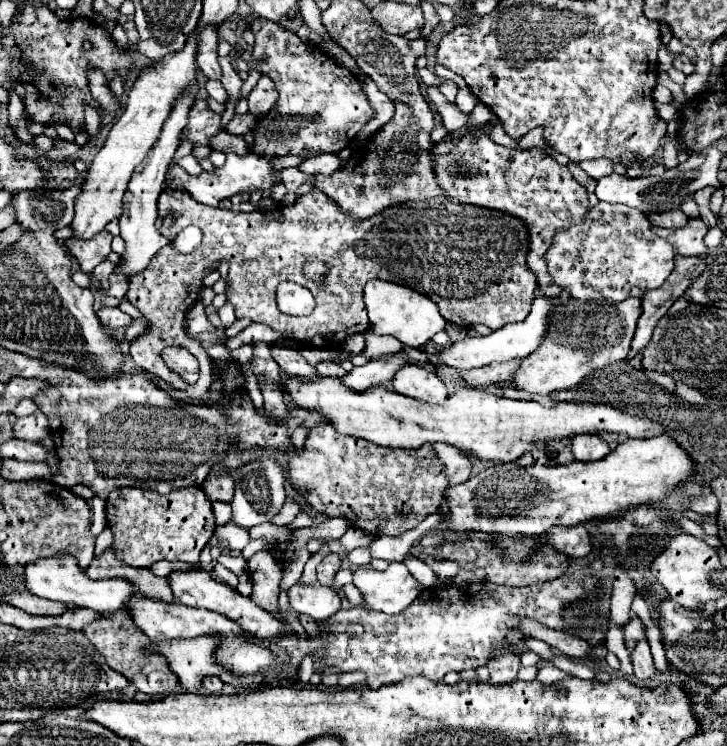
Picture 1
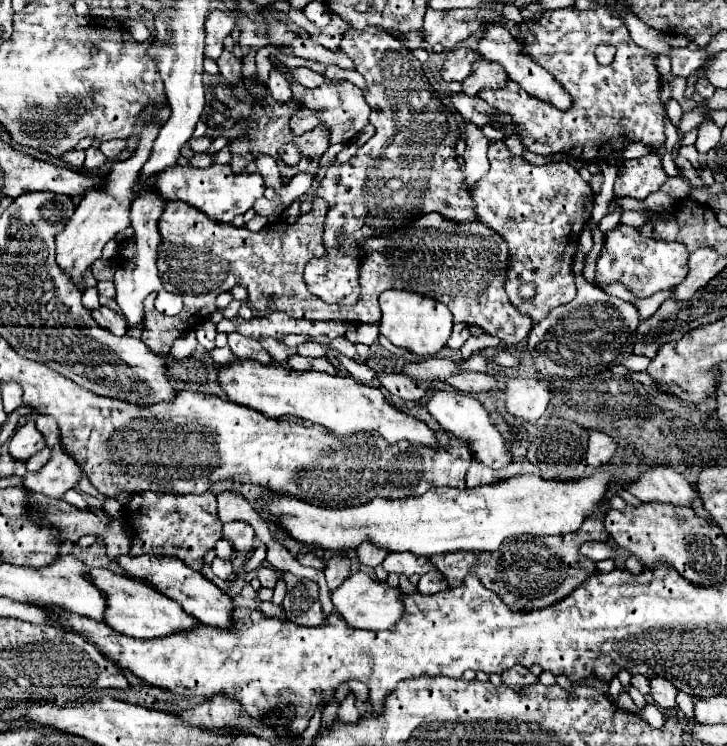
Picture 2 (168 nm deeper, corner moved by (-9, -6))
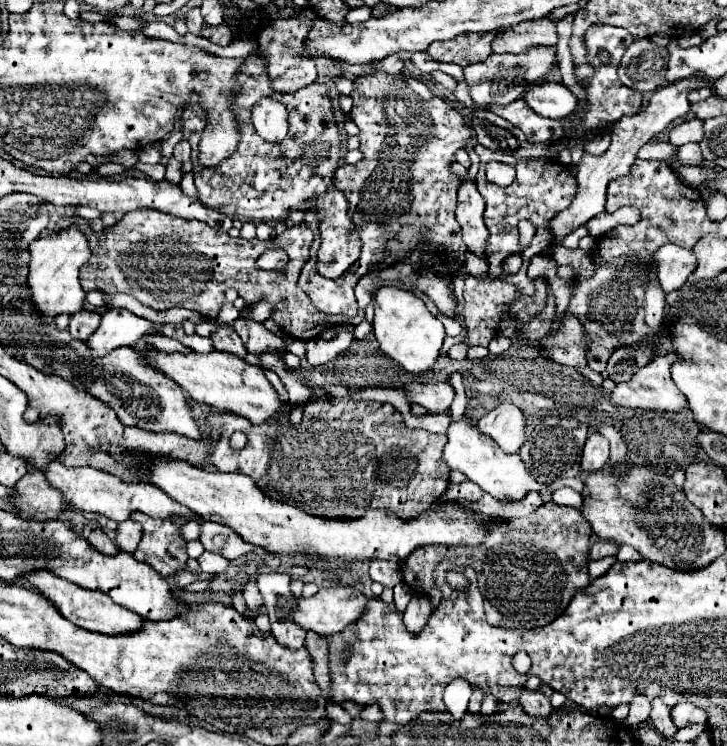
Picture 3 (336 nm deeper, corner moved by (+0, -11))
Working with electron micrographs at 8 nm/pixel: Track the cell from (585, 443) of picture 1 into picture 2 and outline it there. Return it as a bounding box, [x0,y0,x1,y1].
[586,432,616,468]

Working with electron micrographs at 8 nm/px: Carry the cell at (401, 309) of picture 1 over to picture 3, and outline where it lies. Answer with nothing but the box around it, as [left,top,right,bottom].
[373,287,445,373]

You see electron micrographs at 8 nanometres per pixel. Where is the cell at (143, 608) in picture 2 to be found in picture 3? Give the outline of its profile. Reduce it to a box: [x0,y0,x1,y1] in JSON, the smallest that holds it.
[25,571,145,635]

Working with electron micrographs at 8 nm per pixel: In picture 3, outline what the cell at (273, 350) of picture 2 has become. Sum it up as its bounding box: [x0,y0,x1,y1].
[233,317,285,355]

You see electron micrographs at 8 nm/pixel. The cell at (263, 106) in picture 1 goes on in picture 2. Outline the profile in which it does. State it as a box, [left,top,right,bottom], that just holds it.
[268,72,292,102]

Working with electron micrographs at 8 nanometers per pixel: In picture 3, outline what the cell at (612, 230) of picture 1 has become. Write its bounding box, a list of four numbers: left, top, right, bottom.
[651,245,697,293]

